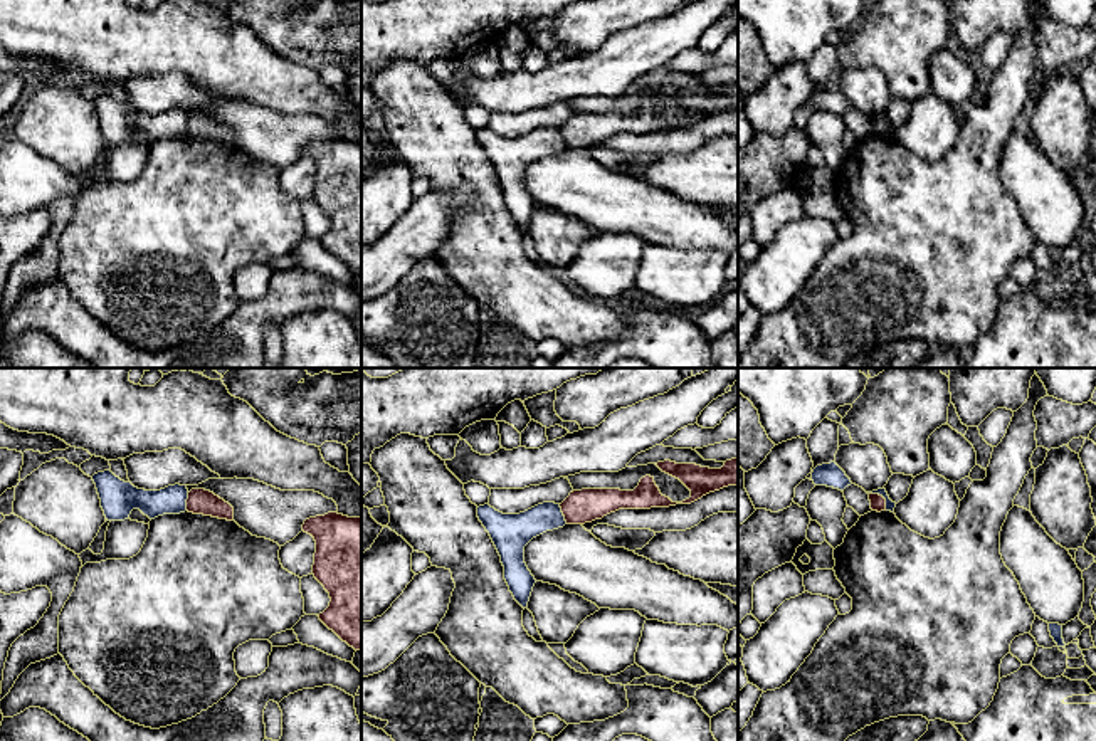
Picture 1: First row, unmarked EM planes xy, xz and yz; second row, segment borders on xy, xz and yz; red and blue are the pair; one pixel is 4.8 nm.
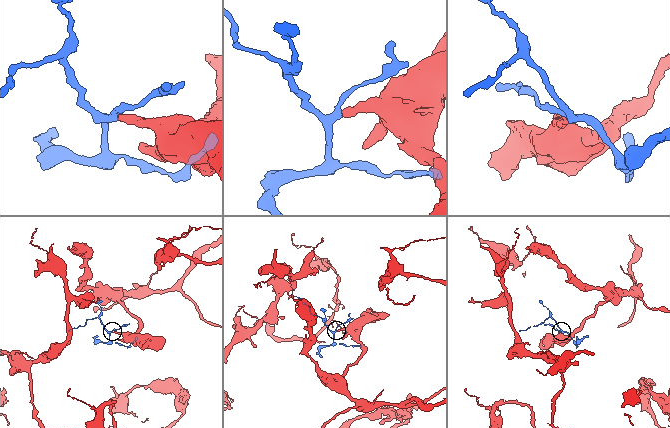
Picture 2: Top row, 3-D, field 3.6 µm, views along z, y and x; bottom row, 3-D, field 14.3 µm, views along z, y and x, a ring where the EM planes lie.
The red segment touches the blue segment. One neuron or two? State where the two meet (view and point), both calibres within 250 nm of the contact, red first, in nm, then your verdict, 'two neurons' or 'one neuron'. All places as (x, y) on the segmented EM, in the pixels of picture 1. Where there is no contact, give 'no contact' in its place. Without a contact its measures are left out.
yz (883, 498) | 80/50 nm | two neurons

